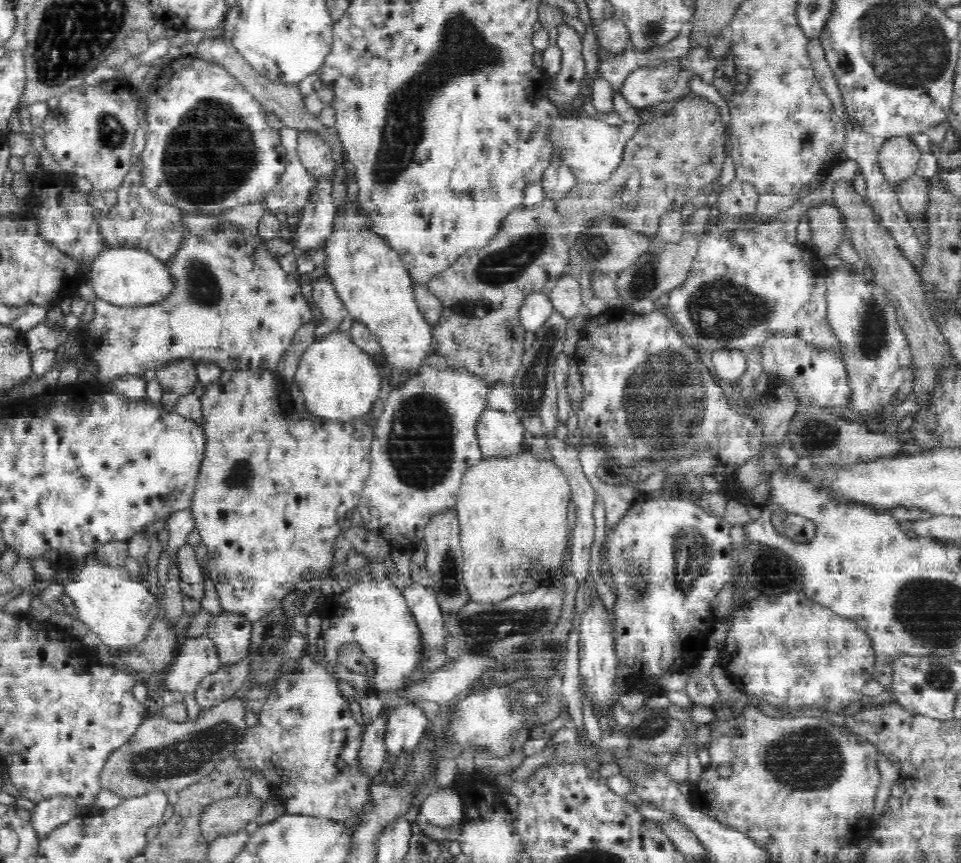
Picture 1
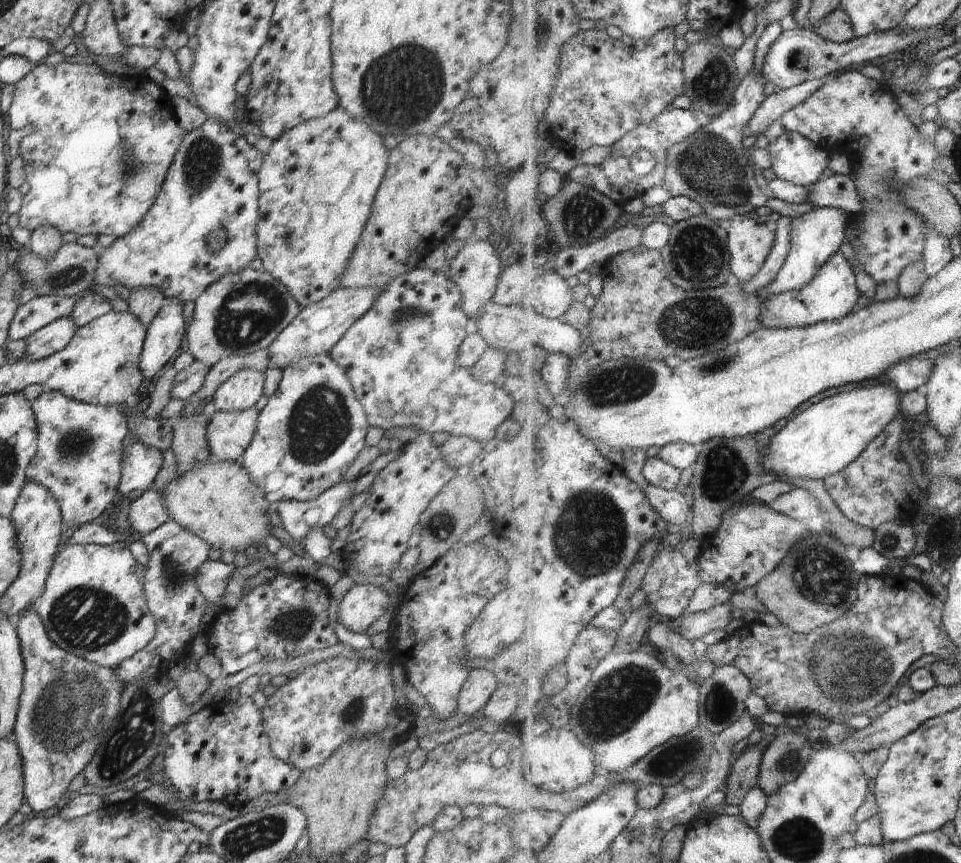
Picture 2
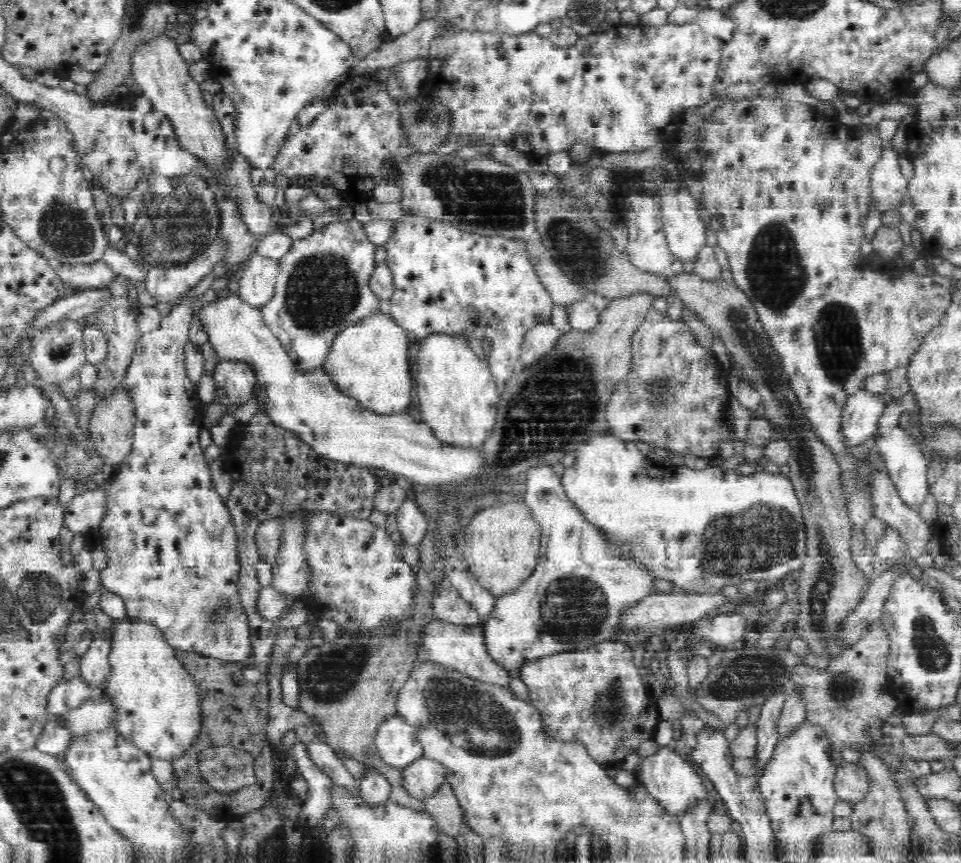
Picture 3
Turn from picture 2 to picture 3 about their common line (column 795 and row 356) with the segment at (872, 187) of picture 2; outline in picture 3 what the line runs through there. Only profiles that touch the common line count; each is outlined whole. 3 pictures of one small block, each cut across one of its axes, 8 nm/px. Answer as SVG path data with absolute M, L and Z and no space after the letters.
M120 275L114 283L110 284L108 289L113 292L115 298L109 304L106 304L106 307L103 307L96 313L98 316L96 323L102 327L102 331L108 337L108 356L106 356L104 362L96 364L99 371L99 380L96 382L94 392L97 396L110 396L112 390L121 385L131 358L134 356L135 344L141 335L136 326L137 310L129 308L126 283L127 279Z

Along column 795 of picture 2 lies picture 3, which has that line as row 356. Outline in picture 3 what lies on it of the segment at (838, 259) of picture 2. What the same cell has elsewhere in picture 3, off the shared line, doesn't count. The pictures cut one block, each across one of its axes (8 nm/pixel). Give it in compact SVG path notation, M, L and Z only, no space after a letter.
M330 218L328 224L315 227L306 238L294 239L290 250L278 260L274 297L261 309L266 326L280 339L298 370L322 367L335 338L342 329L380 311L381 299L370 285L377 266L377 245L365 232L365 222Z

